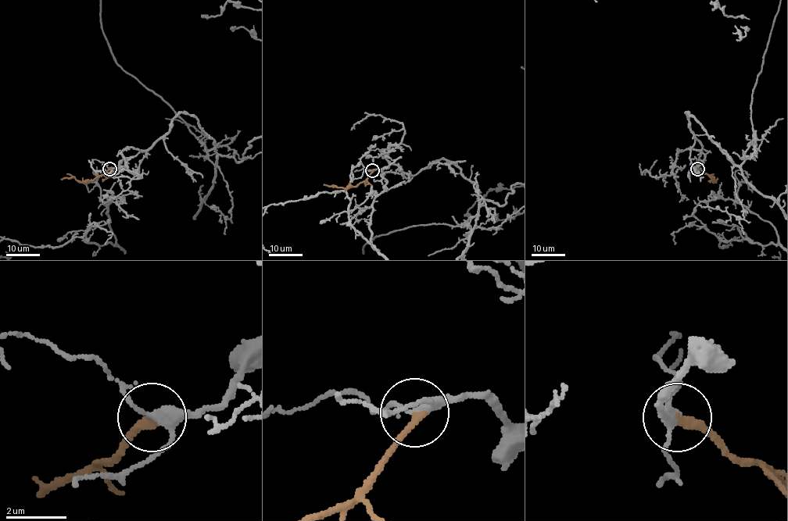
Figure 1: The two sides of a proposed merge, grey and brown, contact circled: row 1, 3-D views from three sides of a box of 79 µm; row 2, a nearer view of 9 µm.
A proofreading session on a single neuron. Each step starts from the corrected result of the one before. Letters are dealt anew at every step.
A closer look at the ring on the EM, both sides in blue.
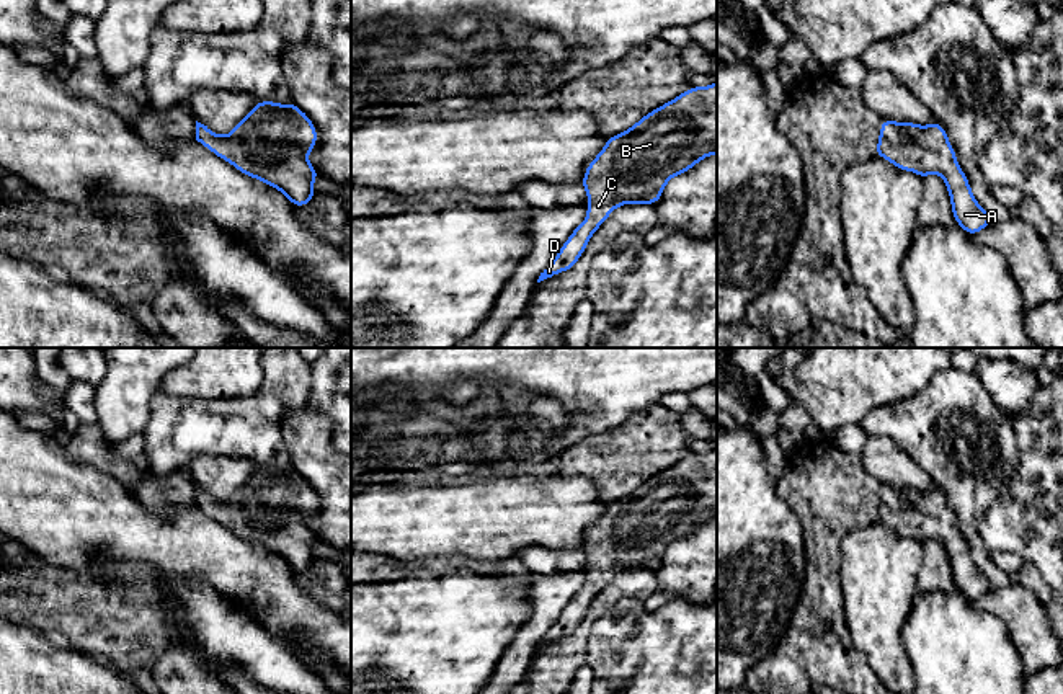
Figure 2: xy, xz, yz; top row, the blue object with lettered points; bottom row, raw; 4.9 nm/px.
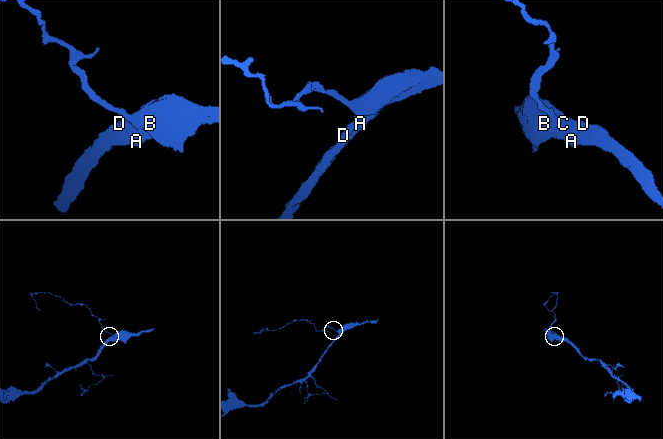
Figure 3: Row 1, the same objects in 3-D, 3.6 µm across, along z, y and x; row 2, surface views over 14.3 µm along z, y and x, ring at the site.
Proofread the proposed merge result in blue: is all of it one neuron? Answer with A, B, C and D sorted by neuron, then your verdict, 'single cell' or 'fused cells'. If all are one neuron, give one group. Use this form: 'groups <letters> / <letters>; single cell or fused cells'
groups A B C D; single cell

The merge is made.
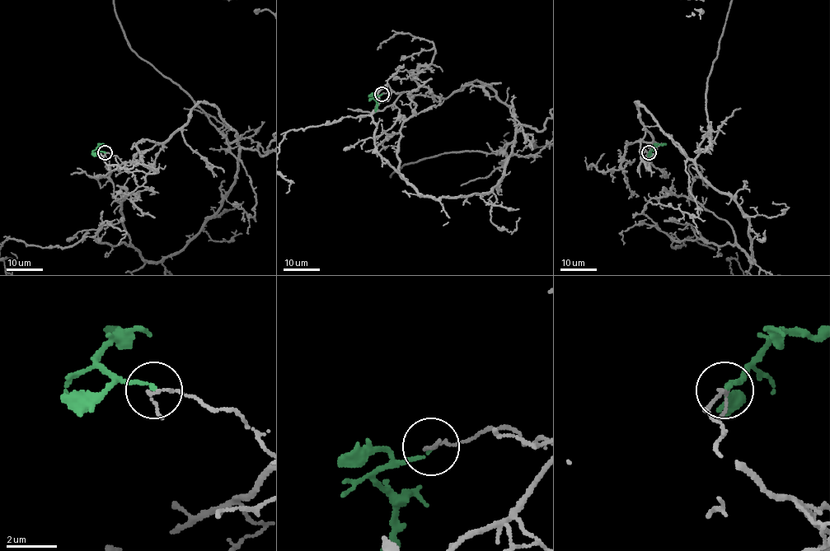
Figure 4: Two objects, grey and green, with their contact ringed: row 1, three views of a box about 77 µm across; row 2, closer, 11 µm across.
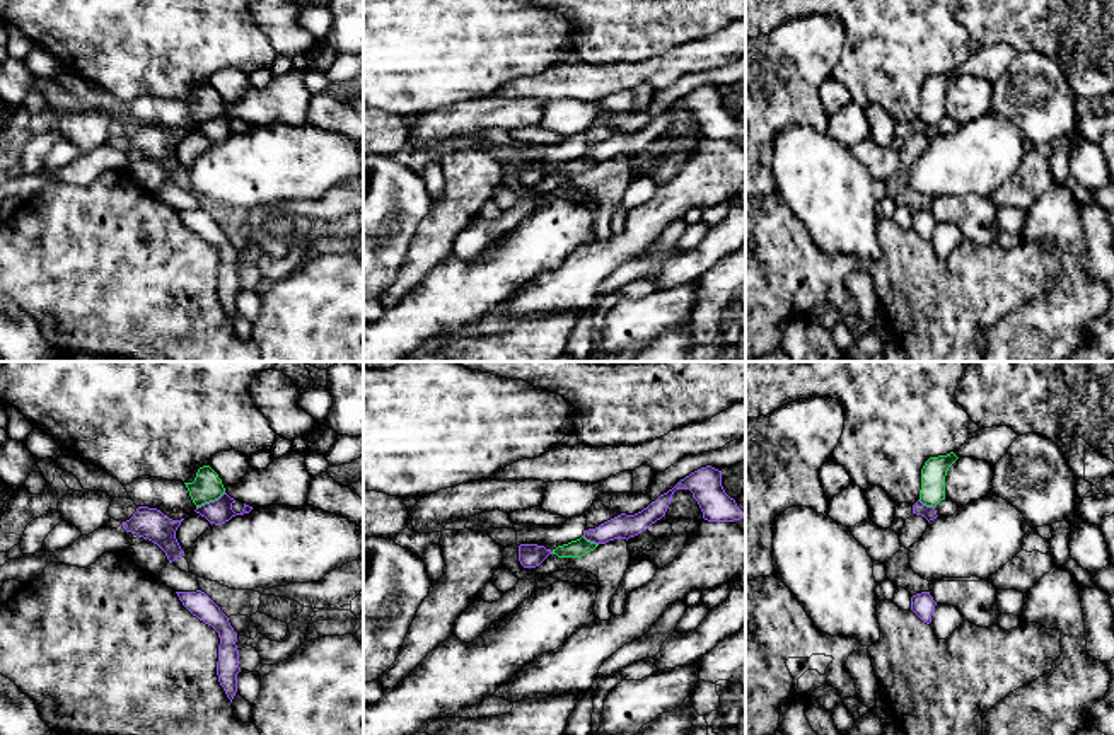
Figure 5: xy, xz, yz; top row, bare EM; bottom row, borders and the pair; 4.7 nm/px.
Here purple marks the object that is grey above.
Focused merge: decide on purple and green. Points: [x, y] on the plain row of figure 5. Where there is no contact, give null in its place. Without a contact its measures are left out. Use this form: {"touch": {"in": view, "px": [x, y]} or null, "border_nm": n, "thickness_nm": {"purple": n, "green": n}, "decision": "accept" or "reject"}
{"touch": {"in": "xy", "px": [210, 120]}, "border_nm": 160, "thickness_nm": {"purple": 120, "green": 140}, "decision": "reject"}

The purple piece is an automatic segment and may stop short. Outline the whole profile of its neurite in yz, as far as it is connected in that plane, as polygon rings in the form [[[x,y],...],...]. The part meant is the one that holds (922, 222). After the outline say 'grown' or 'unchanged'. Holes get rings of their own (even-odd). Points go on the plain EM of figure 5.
[[[921,210],[911,215],[911,229],[926,242],[931,240],[937,220],[930,210]]]; unchanged

